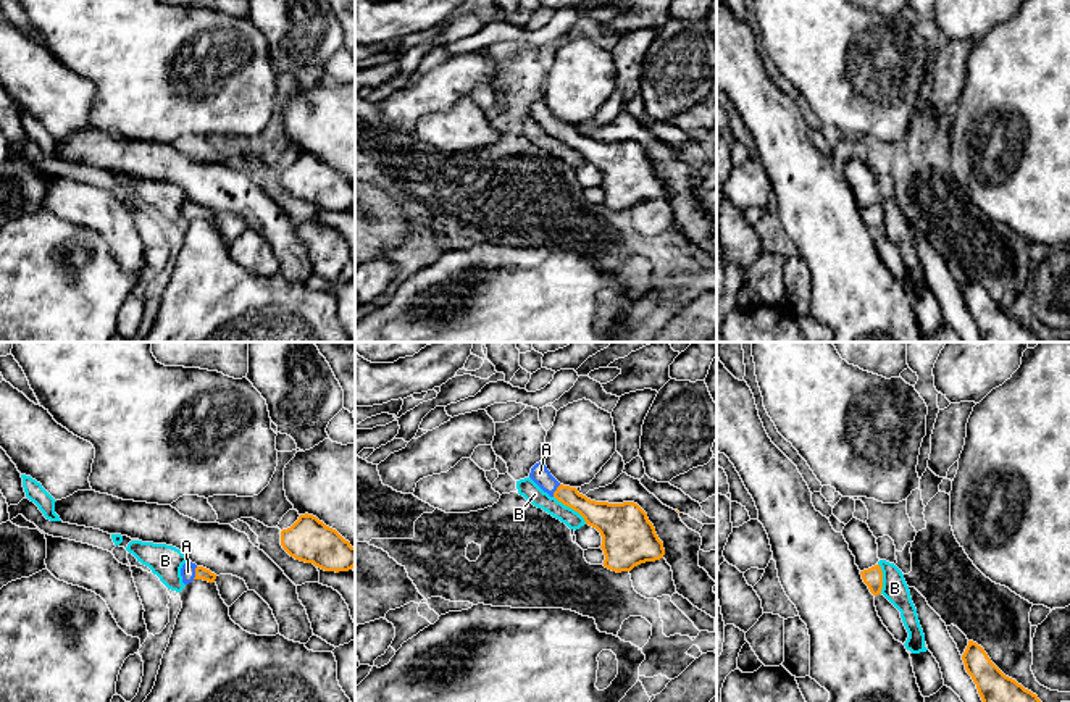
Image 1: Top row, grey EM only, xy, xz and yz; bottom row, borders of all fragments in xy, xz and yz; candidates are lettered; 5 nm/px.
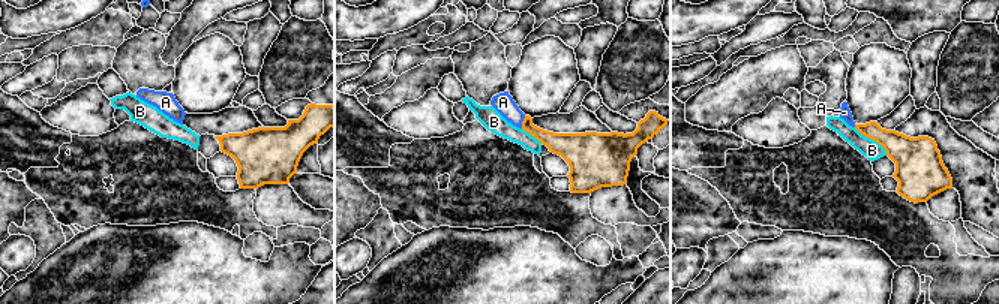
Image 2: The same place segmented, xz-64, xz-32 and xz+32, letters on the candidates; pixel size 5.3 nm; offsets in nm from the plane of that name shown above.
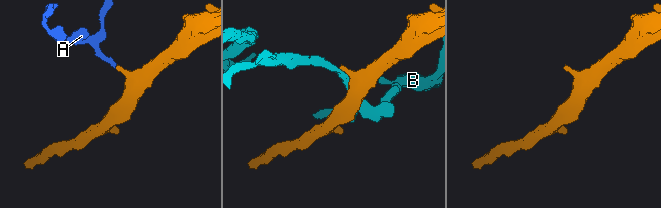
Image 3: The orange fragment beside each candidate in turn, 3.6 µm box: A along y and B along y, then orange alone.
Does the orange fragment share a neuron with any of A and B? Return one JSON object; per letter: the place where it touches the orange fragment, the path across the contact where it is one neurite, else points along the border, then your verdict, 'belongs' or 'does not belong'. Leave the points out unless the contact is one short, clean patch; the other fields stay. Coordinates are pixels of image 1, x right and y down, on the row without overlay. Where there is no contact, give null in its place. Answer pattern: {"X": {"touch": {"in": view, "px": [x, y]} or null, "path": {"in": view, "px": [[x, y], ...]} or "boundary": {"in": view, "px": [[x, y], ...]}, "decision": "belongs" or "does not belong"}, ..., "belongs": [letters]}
{"A": {"touch": {"in": "xy", "px": [196, 212]}, "path": {"in": "xy", "px": [[200, 212], [196, 212], [188, 210]]}, "decision": "belongs"}, "B": {"touch": {"in": "xz", "px": [572, 146]}, "decision": "does not belong"}, "belongs": ["A"]}

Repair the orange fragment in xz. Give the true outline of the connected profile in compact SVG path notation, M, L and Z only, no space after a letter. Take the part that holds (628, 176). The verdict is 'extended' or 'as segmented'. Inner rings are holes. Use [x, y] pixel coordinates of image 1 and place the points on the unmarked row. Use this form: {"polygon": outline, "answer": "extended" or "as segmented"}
{"polygon": "M544 100L531 107L529 116L550 136L578 150L586 163L600 171L605 207L621 211L631 210L641 202L663 197L663 181L637 142L591 139L576 126L560 123Z", "answer": "extended"}

